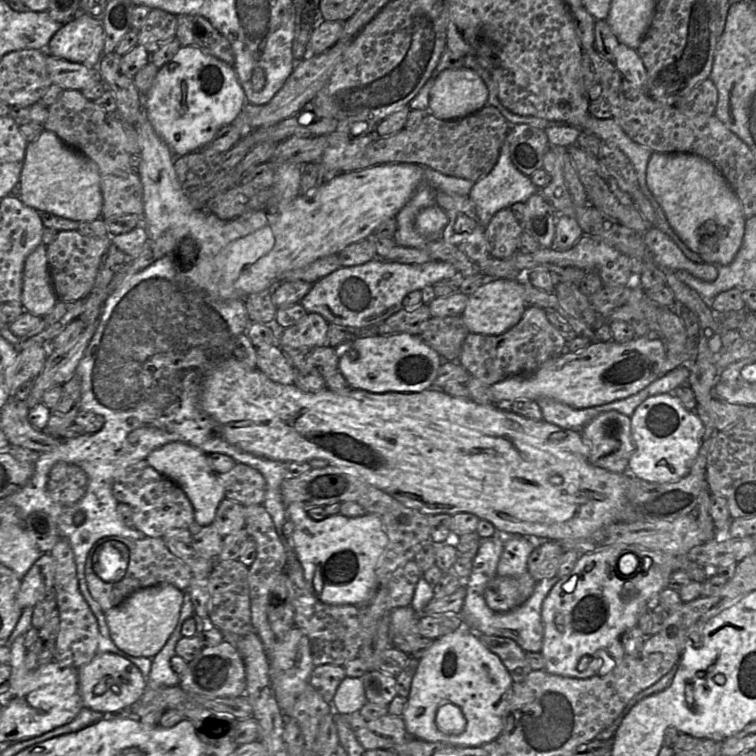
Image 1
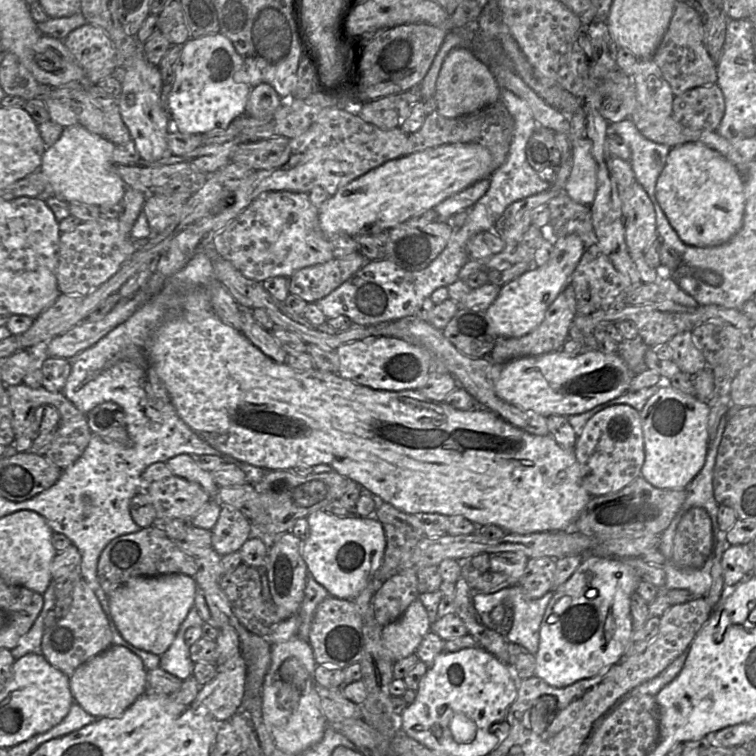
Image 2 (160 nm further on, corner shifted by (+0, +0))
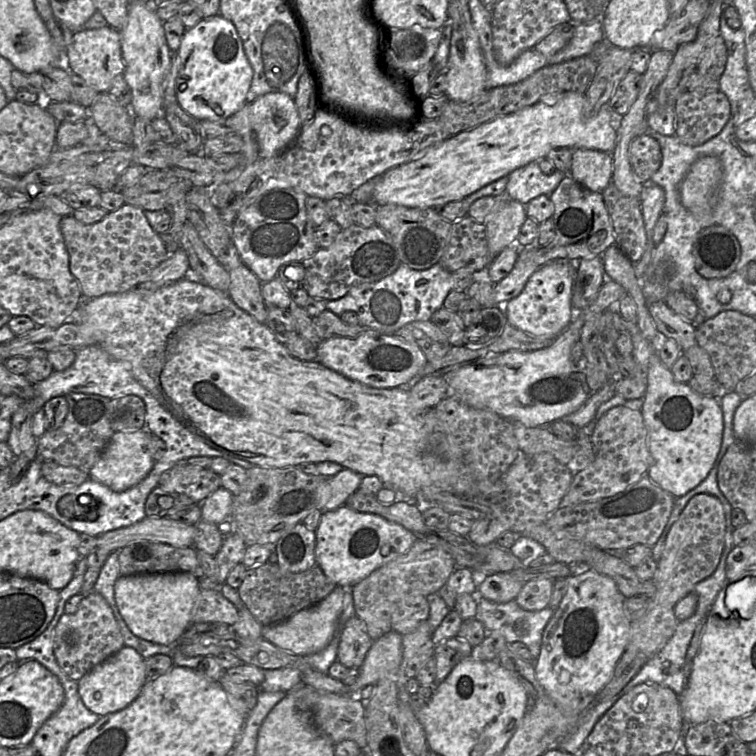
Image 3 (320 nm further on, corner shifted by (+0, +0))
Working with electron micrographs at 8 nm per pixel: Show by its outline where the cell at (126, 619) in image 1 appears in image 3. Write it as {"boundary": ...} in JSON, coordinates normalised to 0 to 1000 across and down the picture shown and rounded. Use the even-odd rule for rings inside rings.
{"boundary":[[[250,757],[160,762],[151,774],[155,804],[172,835],[189,847],[214,853],[231,853],[243,833],[253,827],[255,803],[263,784],[265,767]]]}

